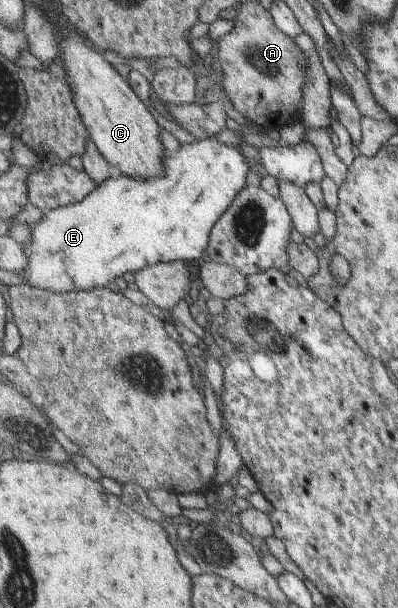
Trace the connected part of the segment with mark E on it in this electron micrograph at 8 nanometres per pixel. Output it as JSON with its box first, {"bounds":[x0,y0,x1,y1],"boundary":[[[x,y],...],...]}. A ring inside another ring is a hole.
{"bounds":[18,138,252,294],"boundary":[[[208,138],[182,145],[176,153],[167,155],[164,165],[165,175],[156,180],[140,180],[120,175],[117,178],[105,181],[102,186],[96,188],[92,194],[88,194],[80,203],[44,210],[41,220],[31,224],[29,227],[31,240],[22,245],[24,253],[27,255],[27,266],[22,272],[18,273],[19,277],[22,277],[26,284],[35,288],[65,294],[68,292],[89,292],[96,288],[112,286],[113,279],[118,279],[118,277],[124,278],[126,273],[137,273],[140,270],[144,270],[146,266],[153,266],[160,262],[177,262],[178,260],[192,263],[200,262],[200,257],[204,255],[204,251],[207,251],[210,245],[214,225],[232,207],[238,194],[247,186],[248,173],[250,173],[252,164],[249,163],[249,157],[245,155],[241,148],[226,147],[226,145],[218,143],[214,138]]]}

